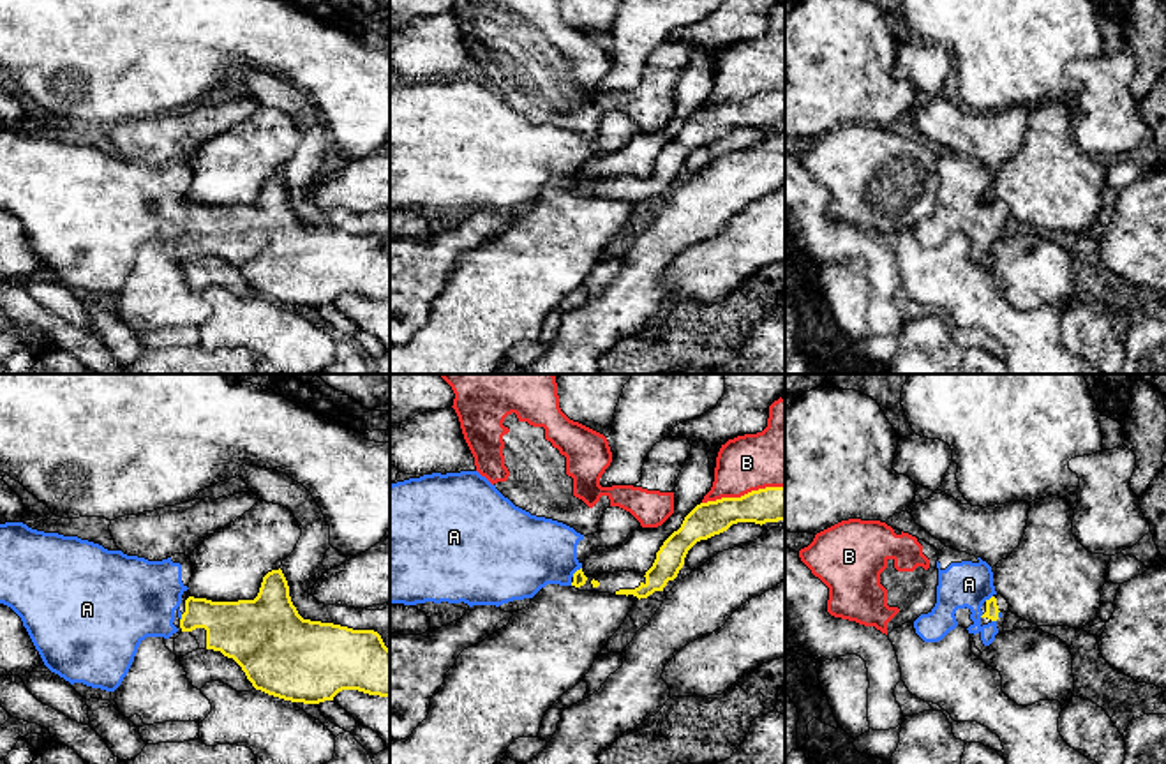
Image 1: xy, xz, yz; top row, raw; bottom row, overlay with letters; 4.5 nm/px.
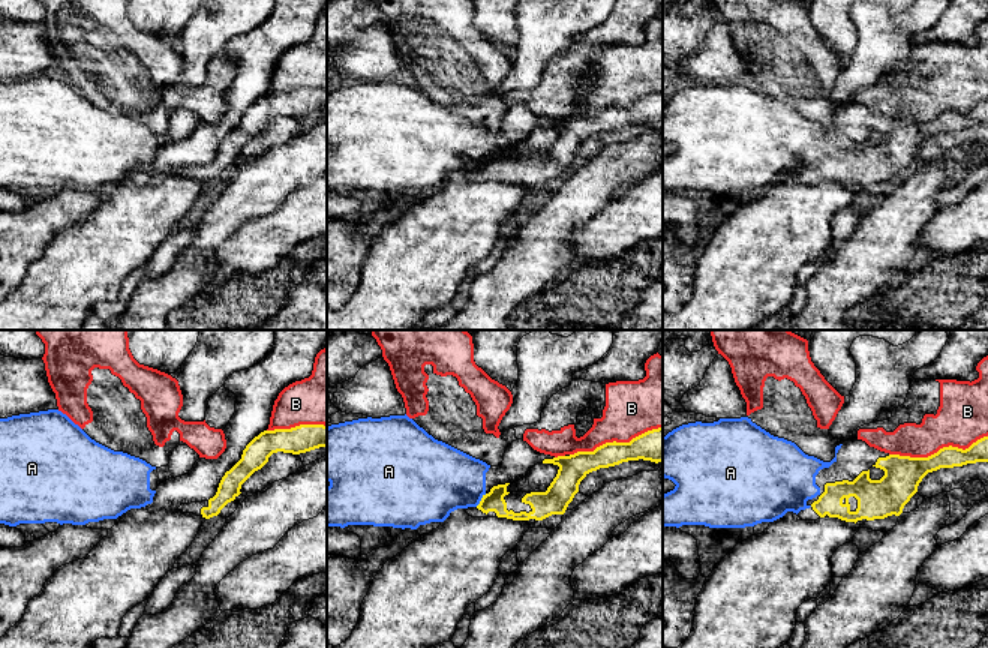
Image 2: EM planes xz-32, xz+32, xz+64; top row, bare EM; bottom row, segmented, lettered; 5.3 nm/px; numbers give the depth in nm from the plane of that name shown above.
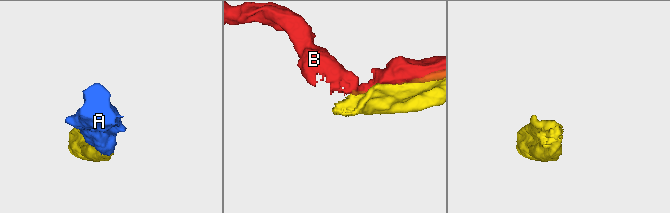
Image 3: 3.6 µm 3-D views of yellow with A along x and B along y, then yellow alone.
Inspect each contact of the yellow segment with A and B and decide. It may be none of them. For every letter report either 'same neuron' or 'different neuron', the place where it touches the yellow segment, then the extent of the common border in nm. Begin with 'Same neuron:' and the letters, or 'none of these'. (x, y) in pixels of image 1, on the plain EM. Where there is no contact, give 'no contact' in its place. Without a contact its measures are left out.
Same neuron: A
A: same neuron; meets yellow in xz at (575, 177); contact 60 nm long
B: different neuron; meets yellow in xz at (745, 99); contact 380 nm long

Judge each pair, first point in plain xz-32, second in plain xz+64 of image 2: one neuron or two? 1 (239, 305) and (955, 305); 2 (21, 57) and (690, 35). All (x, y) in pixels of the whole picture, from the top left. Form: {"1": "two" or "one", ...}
{"1": "one", "2": "two"}

